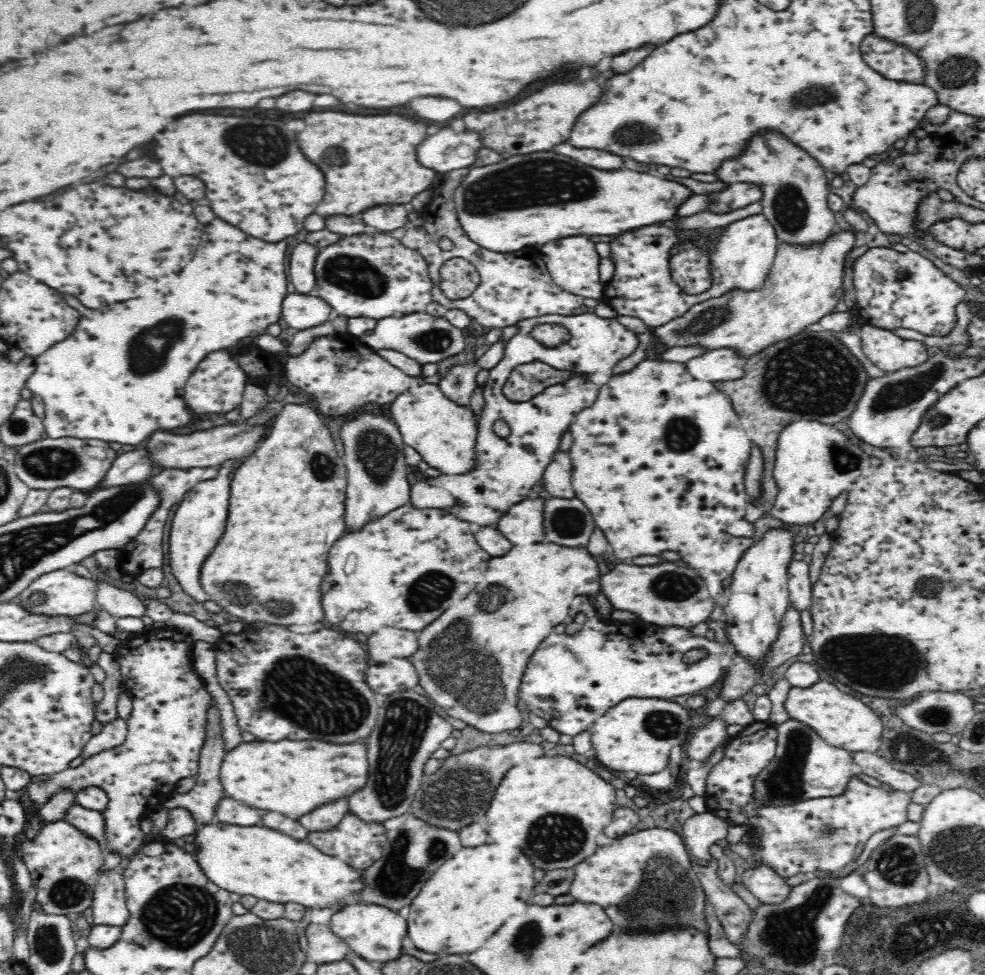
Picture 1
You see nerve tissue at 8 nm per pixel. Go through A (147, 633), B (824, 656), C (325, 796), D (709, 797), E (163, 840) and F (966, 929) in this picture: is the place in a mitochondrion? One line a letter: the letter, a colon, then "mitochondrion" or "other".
A: other
B: mitochondrion
C: other
D: other
E: other
F: mitochondrion

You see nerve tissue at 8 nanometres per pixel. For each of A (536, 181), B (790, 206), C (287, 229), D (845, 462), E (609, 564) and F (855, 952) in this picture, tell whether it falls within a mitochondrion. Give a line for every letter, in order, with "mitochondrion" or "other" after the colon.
A: mitochondrion
B: mitochondrion
C: other
D: mitochondrion
E: other
F: other

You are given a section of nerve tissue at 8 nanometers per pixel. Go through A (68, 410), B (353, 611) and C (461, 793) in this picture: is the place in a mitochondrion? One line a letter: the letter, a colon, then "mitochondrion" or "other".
A: other
B: other
C: mitochondrion

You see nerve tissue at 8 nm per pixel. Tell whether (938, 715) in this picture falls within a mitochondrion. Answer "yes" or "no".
yes

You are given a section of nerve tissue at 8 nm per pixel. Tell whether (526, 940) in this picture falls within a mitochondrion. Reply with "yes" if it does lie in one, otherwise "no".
yes

